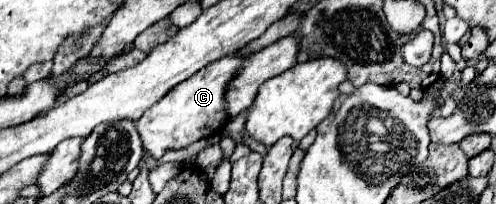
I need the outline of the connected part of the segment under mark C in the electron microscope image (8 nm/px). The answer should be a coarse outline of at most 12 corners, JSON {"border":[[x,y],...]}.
{"border":[[244,57],[176,85],[136,121],[158,159],[220,133],[224,89]]}

